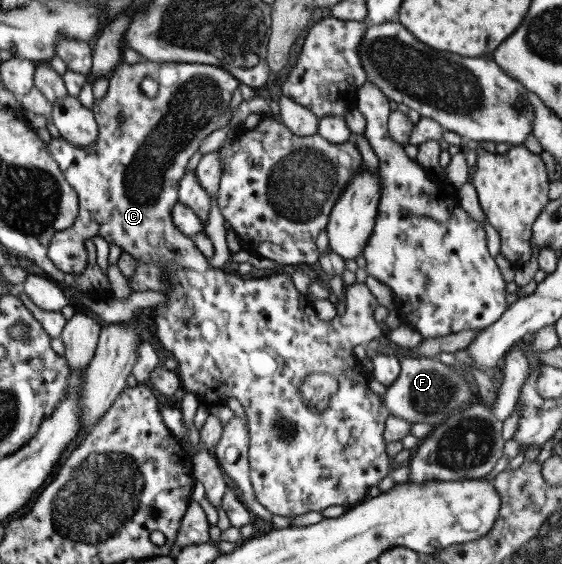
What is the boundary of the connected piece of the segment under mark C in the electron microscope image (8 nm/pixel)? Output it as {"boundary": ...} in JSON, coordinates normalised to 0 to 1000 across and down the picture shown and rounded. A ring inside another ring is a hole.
{"boundary":[[[249,106],[238,113],[210,112],[192,131],[192,152],[189,167],[183,174],[167,176],[162,197],[165,209],[173,220],[171,248],[167,248],[160,262],[148,259],[132,259],[123,252],[107,245],[89,246],[84,255],[85,270],[101,296],[107,300],[110,312],[117,323],[132,335],[137,344],[139,369],[137,387],[119,404],[109,410],[100,410],[93,417],[93,424],[85,433],[82,456],[103,475],[117,486],[142,486],[151,475],[149,426],[164,422],[164,418],[180,418],[189,431],[199,431],[210,436],[215,449],[240,457],[244,466],[278,466],[288,468],[292,479],[288,488],[299,495],[299,502],[306,505],[302,518],[294,521],[295,530],[292,539],[270,544],[265,553],[274,567],[274,585],[281,606],[288,610],[288,617],[295,624],[302,624],[311,633],[313,649],[311,660],[322,676],[327,691],[347,699],[354,713],[372,720],[377,727],[397,716],[406,704],[420,706],[429,716],[438,745],[438,755],[443,773],[443,789],[440,794],[440,824],[443,826],[443,853],[447,855],[454,885],[475,902],[482,911],[495,915],[521,917],[543,908],[571,908],[582,897],[601,897],[601,894],[623,899],[637,890],[642,890],[644,878],[651,876],[657,865],[671,862],[673,855],[690,840],[692,809],[685,800],[687,784],[680,777],[680,764],[687,739],[692,736],[687,722],[678,711],[680,702],[664,699],[653,684],[653,660],[648,654],[642,638],[628,629],[628,617],[633,612],[658,606],[664,599],[676,596],[685,583],[665,569],[665,546],[671,537],[662,521],[648,502],[628,502],[623,507],[612,505],[612,557],[596,560],[591,567],[566,567],[555,532],[544,523],[528,518],[516,498],[516,489],[509,486],[480,488],[477,491],[468,486],[452,484],[441,491],[423,489],[406,477],[377,475],[368,459],[359,454],[352,440],[343,433],[342,420],[327,418],[306,397],[302,374],[315,360],[315,326],[329,305],[329,294],[340,273],[345,273],[352,262],[352,254],[359,252],[365,241],[370,241],[377,230],[395,227],[404,220],[409,209],[406,199],[406,184],[409,170],[420,152],[420,142],[407,128],[395,121],[383,119],[372,113],[335,113],[326,110],[267,110],[265,106]],[[254,138],[270,138],[281,149],[281,163],[276,172],[263,174],[256,163],[249,160],[249,144]]]}

